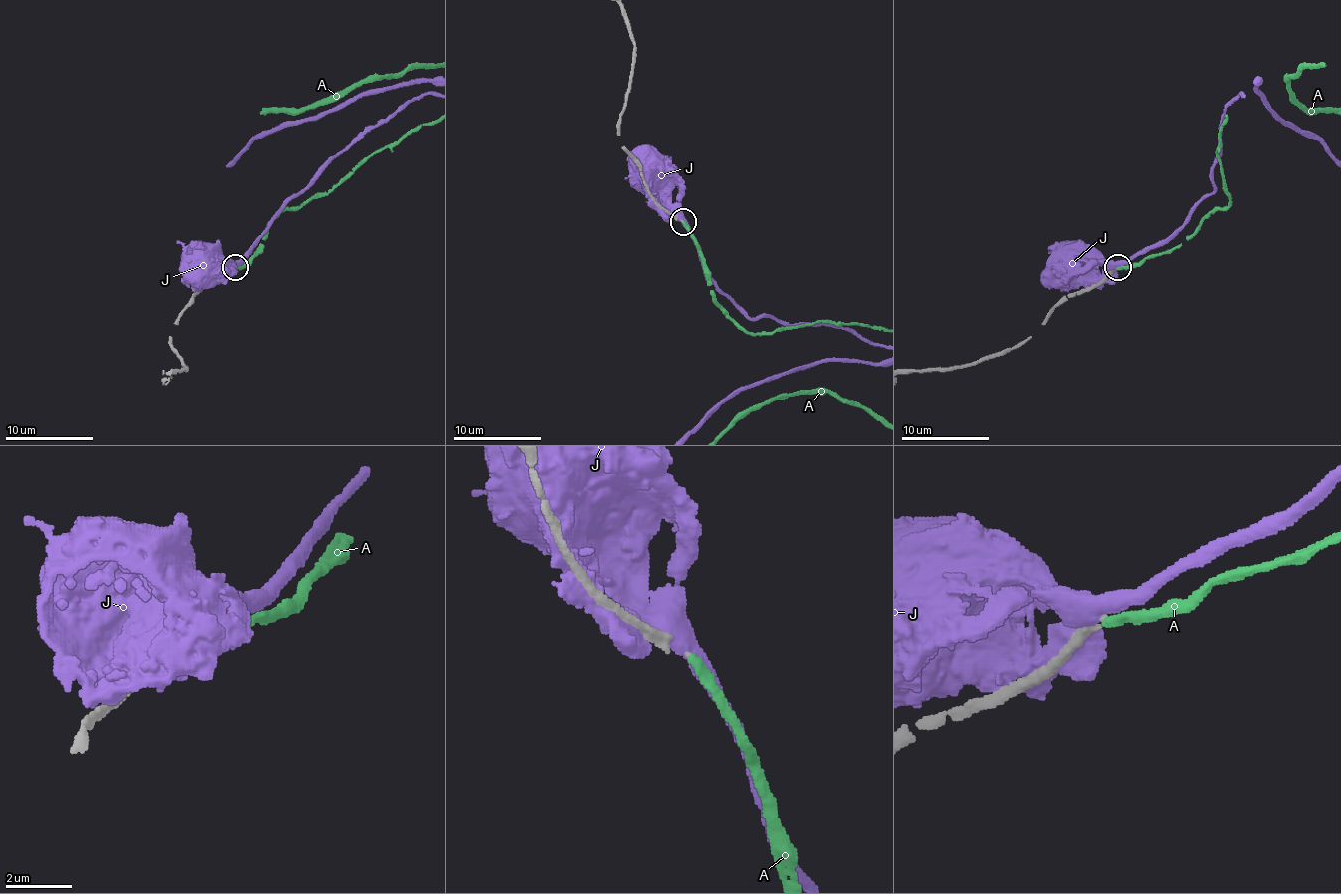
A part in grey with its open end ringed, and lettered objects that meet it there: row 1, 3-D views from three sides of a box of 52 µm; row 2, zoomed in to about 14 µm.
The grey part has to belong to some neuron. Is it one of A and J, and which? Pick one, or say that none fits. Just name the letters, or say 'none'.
none

